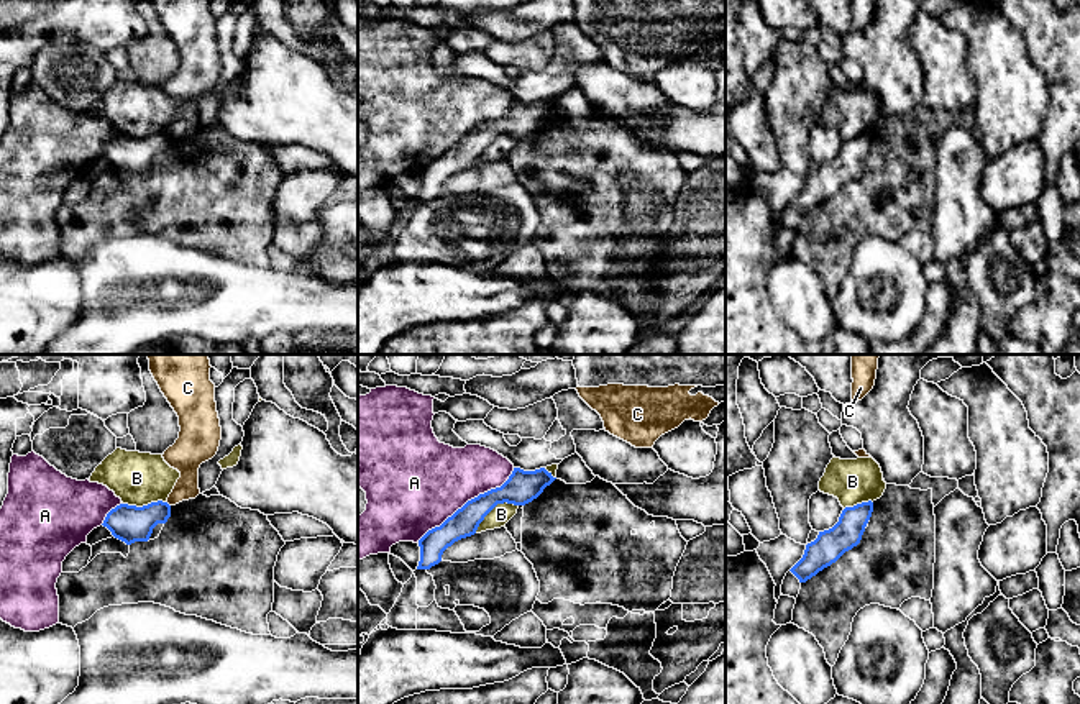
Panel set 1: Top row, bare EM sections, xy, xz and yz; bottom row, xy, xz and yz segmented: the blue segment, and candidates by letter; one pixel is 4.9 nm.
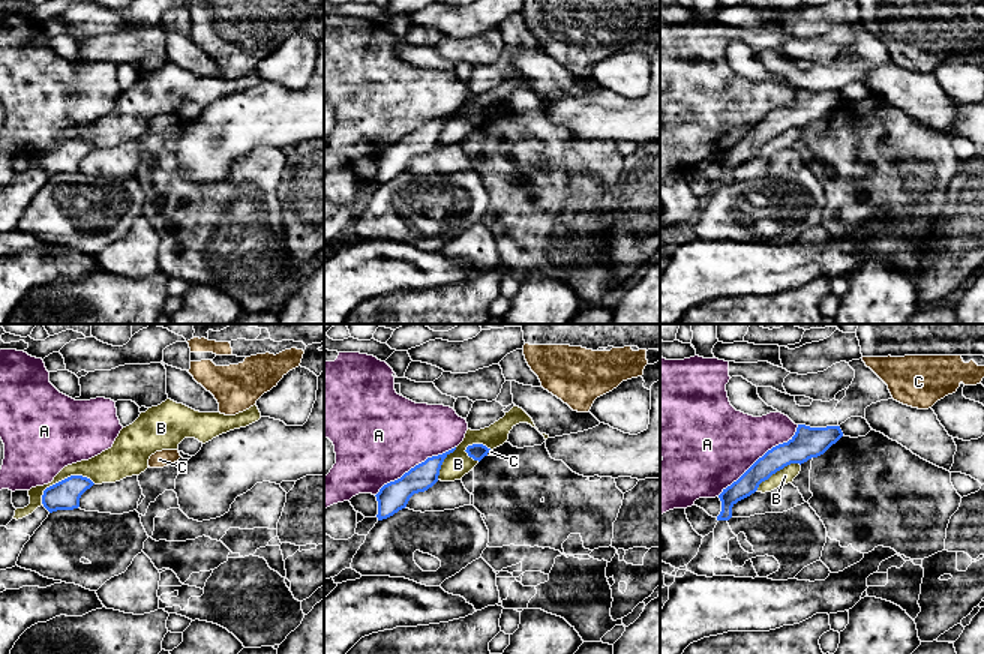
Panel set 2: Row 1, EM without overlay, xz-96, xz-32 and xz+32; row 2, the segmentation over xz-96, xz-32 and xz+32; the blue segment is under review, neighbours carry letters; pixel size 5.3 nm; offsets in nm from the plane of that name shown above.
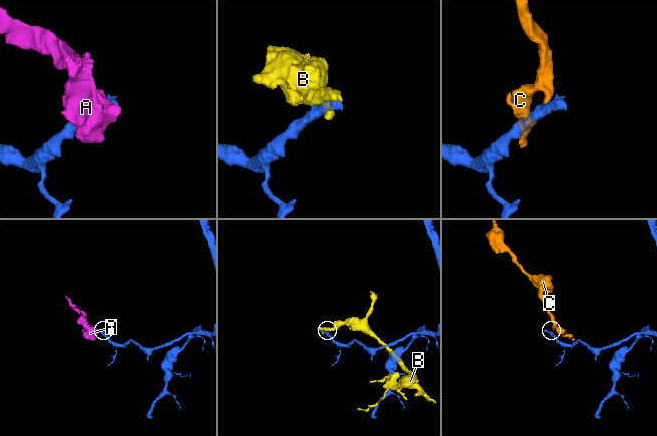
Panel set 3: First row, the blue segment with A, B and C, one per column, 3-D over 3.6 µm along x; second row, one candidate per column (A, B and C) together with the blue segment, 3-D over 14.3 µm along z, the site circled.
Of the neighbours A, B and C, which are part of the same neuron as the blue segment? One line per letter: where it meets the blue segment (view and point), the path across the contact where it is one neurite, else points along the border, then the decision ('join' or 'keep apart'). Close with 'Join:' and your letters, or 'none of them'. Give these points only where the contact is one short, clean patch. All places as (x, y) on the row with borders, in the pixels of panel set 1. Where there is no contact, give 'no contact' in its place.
A: contact xz (468, 501); keep apart
B: contact xz (493, 507); keep apart
C: contact xy (168, 504); border xy (166, 501), (169, 506); keep apart
Join: none of them

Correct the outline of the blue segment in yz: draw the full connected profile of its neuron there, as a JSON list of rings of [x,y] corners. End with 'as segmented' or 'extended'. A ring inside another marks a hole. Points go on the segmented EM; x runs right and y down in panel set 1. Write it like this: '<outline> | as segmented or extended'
[[[872,501],[845,507],[832,528],[819,532],[817,538],[806,545],[803,558],[789,571],[799,583],[806,583],[835,563],[845,551],[860,543],[872,512]]] | as segmented

